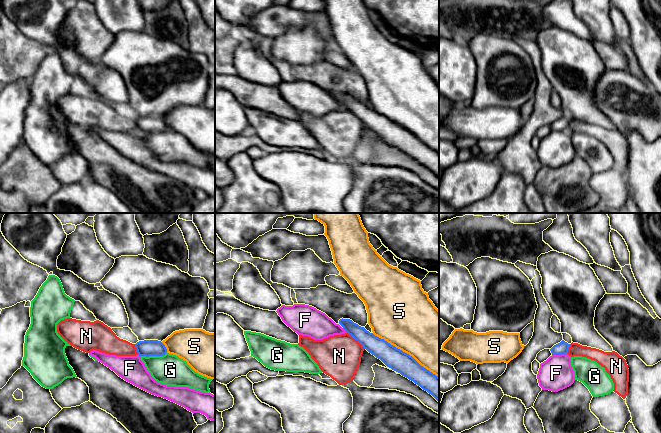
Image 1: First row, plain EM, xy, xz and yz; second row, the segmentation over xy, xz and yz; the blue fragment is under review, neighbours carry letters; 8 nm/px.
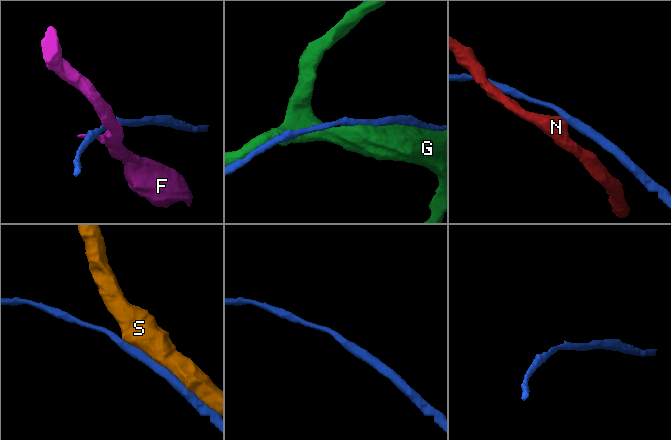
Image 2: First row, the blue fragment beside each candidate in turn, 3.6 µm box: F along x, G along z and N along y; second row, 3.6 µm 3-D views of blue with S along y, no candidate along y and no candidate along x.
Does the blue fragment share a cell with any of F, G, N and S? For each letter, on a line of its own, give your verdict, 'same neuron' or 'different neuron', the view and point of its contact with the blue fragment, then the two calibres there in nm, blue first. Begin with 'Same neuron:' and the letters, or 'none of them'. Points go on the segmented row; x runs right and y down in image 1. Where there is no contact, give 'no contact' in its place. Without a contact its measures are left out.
Same neuron: none of them
F: different neuron; contact yz (559, 354); calibres 100 and 260 nm
G: different neuron; contact xy (153, 355); calibres 130 and 260 nm
N: different neuron; contact xz (356, 339); calibres 160 and 340 nm
S: different neuron; contact xz (404, 352); calibres 170 and 460 nm

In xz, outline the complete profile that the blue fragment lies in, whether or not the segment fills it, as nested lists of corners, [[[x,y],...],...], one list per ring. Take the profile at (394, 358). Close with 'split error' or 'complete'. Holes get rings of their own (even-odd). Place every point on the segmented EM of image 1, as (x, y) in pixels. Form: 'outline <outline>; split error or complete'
outline [[[340,319],[343,329],[364,349],[380,359],[387,367],[413,381],[439,402],[439,377],[421,366],[412,356],[375,336],[350,319]]]; complete

